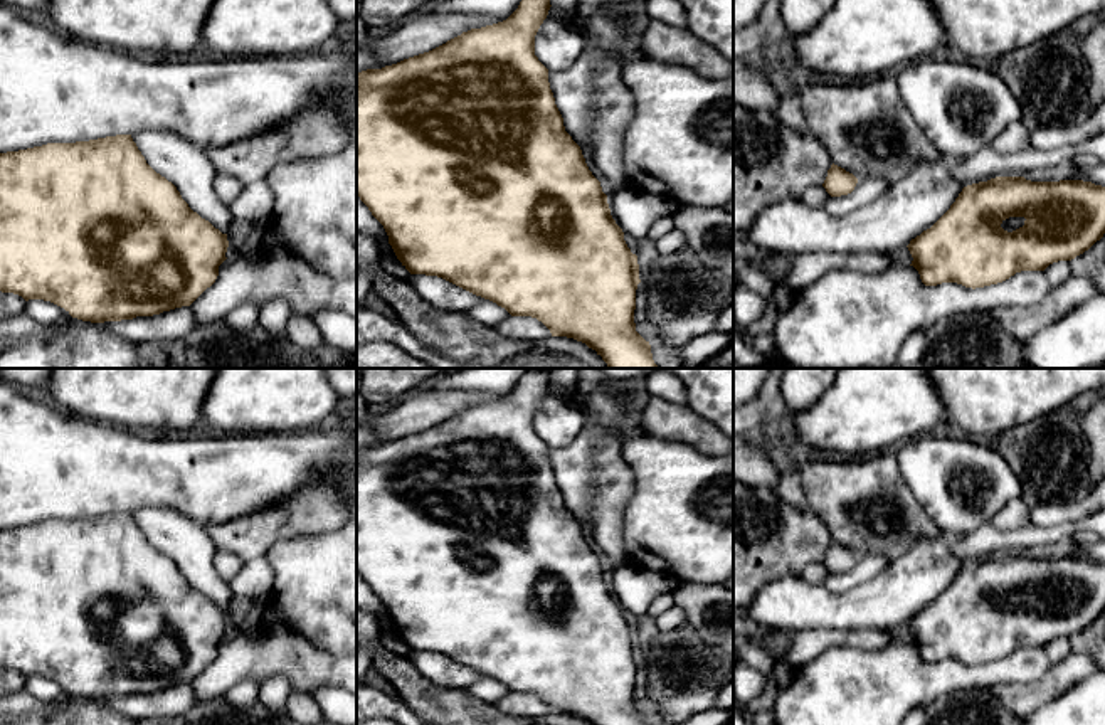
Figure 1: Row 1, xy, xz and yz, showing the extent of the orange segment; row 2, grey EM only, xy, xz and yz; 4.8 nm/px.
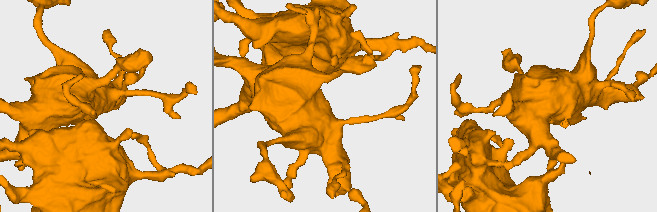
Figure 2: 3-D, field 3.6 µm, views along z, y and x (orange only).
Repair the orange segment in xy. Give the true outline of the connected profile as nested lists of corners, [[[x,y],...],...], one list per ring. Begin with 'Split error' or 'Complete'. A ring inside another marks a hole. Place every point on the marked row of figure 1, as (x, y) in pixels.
Complete. [[[131,135],[0,153],[2,293],[50,301],[91,323],[153,316],[190,306],[210,288],[227,247],[227,234],[188,207],[177,187],[146,163]]]

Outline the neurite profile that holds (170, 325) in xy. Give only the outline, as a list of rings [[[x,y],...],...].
[[[190,306],[175,308],[153,316],[136,316],[133,320],[104,321],[98,326],[131,341],[150,343],[167,341],[187,336],[195,326],[195,316]]]

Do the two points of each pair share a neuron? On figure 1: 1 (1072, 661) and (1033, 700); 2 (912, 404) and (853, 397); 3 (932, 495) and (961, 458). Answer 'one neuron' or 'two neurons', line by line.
1: one neuron
2: one neuron
3: one neuron

